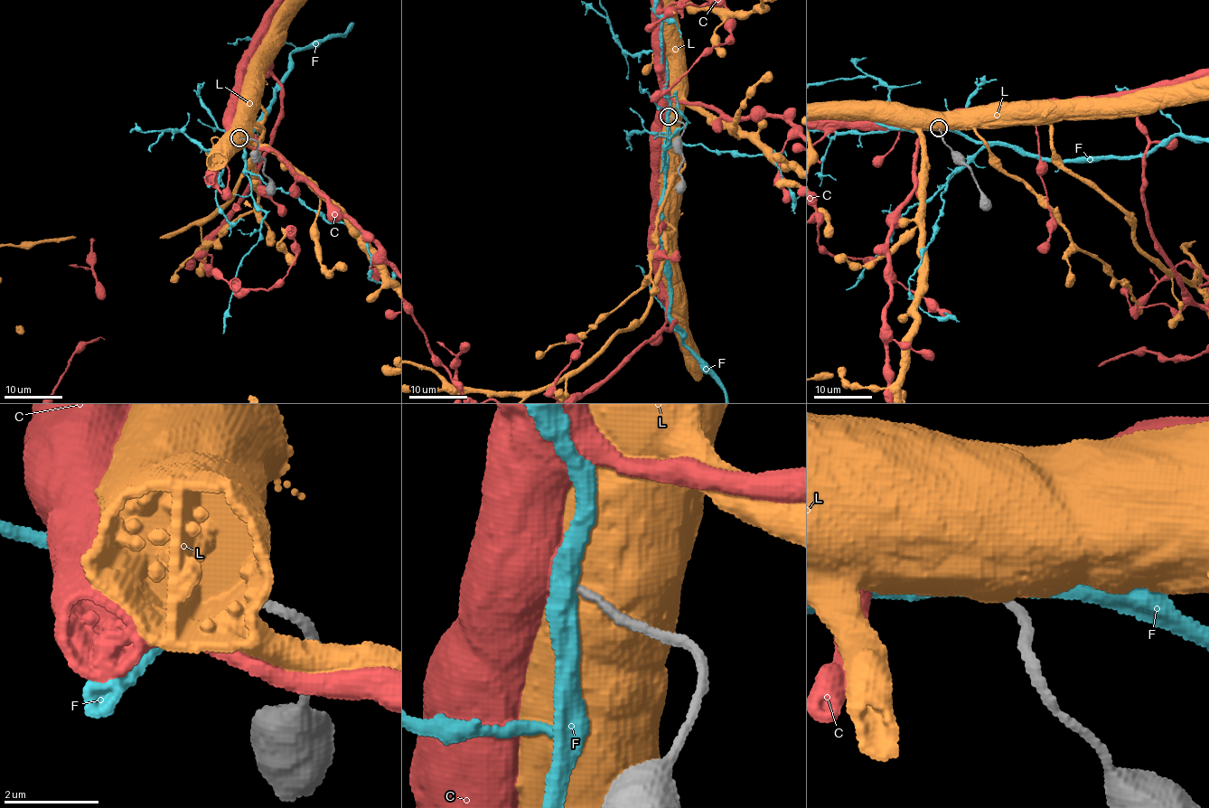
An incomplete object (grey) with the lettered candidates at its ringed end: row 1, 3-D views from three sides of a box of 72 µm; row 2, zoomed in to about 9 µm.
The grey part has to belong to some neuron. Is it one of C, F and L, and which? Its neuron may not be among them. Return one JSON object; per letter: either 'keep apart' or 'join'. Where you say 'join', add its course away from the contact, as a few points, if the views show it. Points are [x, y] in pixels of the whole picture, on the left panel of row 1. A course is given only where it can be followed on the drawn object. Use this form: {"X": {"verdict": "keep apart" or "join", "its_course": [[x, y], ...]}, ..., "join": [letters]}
{"C": {"verdict": "join"}, "F": {"verdict": "keep apart"}, "L": {"verdict": "keep apart"}, "join": ["C"]}

